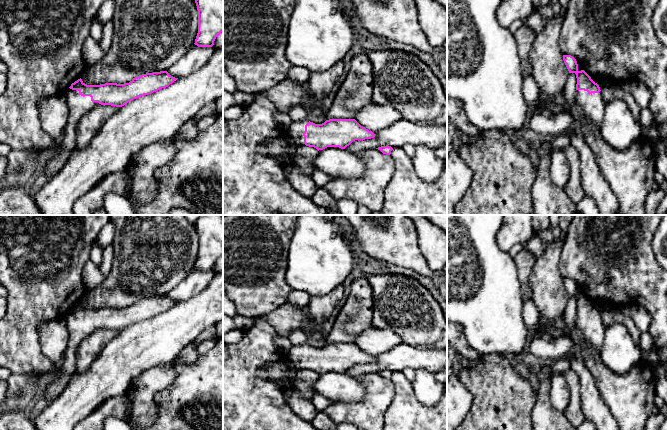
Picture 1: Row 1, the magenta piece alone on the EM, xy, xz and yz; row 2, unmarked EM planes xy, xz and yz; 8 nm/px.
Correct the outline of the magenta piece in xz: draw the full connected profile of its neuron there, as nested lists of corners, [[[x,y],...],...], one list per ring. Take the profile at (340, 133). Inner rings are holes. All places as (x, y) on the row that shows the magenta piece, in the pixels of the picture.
[[[307,119],[292,121],[287,134],[298,147],[309,146],[318,151],[327,147],[345,149],[355,140],[375,137],[372,131],[361,126],[355,119],[329,119],[322,124],[315,124]]]

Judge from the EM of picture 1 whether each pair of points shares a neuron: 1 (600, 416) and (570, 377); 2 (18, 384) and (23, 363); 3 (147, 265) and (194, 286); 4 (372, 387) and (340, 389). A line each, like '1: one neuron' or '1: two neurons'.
1: two neurons
2: two neurons
3: two neurons
4: two neurons

